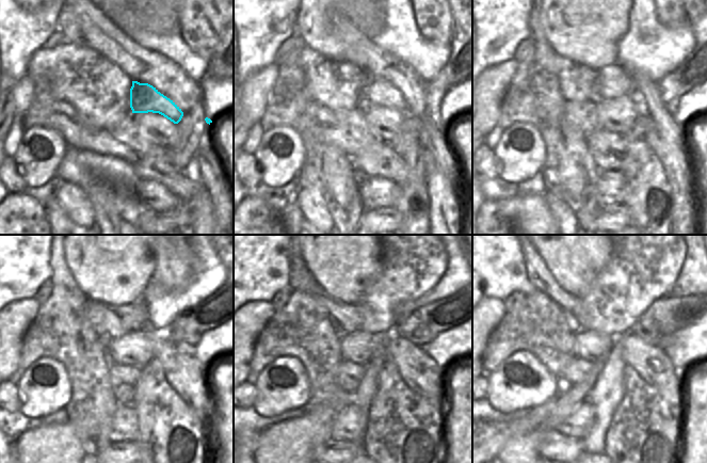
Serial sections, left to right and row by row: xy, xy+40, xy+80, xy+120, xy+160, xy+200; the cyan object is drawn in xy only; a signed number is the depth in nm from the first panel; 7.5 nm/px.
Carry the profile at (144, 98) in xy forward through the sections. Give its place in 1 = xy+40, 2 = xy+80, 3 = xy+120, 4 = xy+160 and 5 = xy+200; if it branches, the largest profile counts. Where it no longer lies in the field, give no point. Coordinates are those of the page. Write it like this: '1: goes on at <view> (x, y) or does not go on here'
1: goes on at xy+40 (376, 92)
2: goes on at xy+80 (612, 81)
3: goes on at xy+120 (116, 320)
4: goes on at xy+160 (349, 318)
5: goes on at xy+200 (537, 272)

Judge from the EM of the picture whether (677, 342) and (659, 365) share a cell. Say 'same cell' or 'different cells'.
different cells

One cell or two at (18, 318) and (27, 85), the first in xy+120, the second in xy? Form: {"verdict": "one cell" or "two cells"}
{"verdict": "one cell"}

